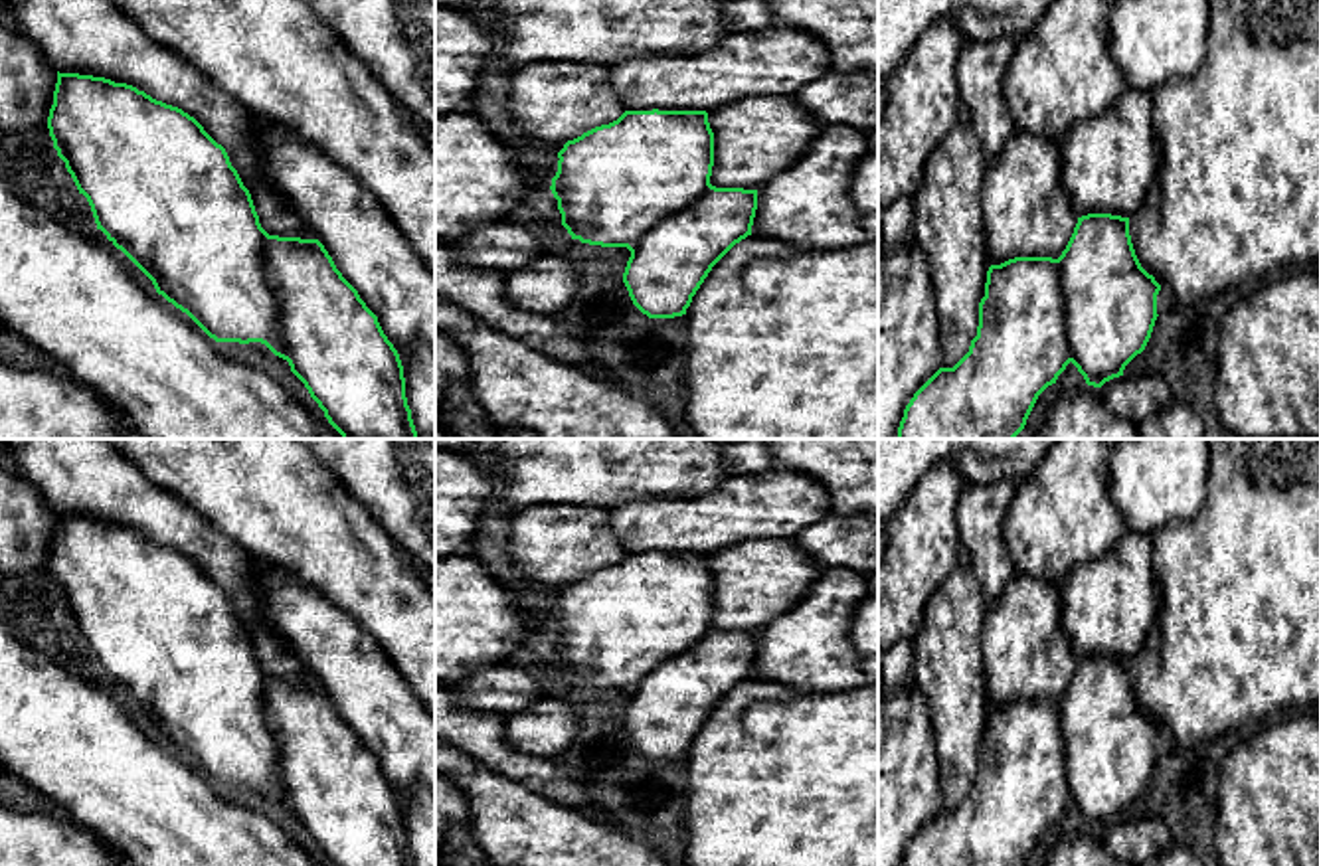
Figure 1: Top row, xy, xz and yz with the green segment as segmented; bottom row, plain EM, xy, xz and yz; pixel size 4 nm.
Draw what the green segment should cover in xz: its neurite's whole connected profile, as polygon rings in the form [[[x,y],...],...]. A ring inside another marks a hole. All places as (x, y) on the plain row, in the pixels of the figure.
[[[625,554],[617,563],[609,567],[595,569],[581,579],[568,583],[558,595],[558,615],[552,621],[552,637],[558,643],[558,652],[562,656],[562,668],[568,672],[572,682],[581,686],[601,688],[601,690],[627,690],[631,700],[627,704],[623,726],[629,734],[633,747],[649,761],[674,761],[686,757],[692,739],[712,714],[712,710],[742,682],[751,678],[751,668],[757,652],[757,633],[744,631],[716,631],[710,627],[714,609],[714,575],[708,565],[706,554]]]

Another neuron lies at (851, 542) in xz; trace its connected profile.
[[[761,439],[767,443],[769,449],[769,457],[771,457],[771,469],[777,471],[787,471],[793,475],[803,475],[815,482],[819,482],[829,498],[831,498],[831,512],[815,522],[813,526],[809,526],[805,532],[801,532],[799,536],[795,536],[795,544],[809,556],[815,560],[815,563],[823,569],[831,569],[831,567],[844,567],[850,571],[858,571],[862,575],[876,571],[878,569],[878,439]]]

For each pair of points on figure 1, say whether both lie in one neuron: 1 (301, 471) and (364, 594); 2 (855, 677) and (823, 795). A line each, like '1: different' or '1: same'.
1: same
2: different

